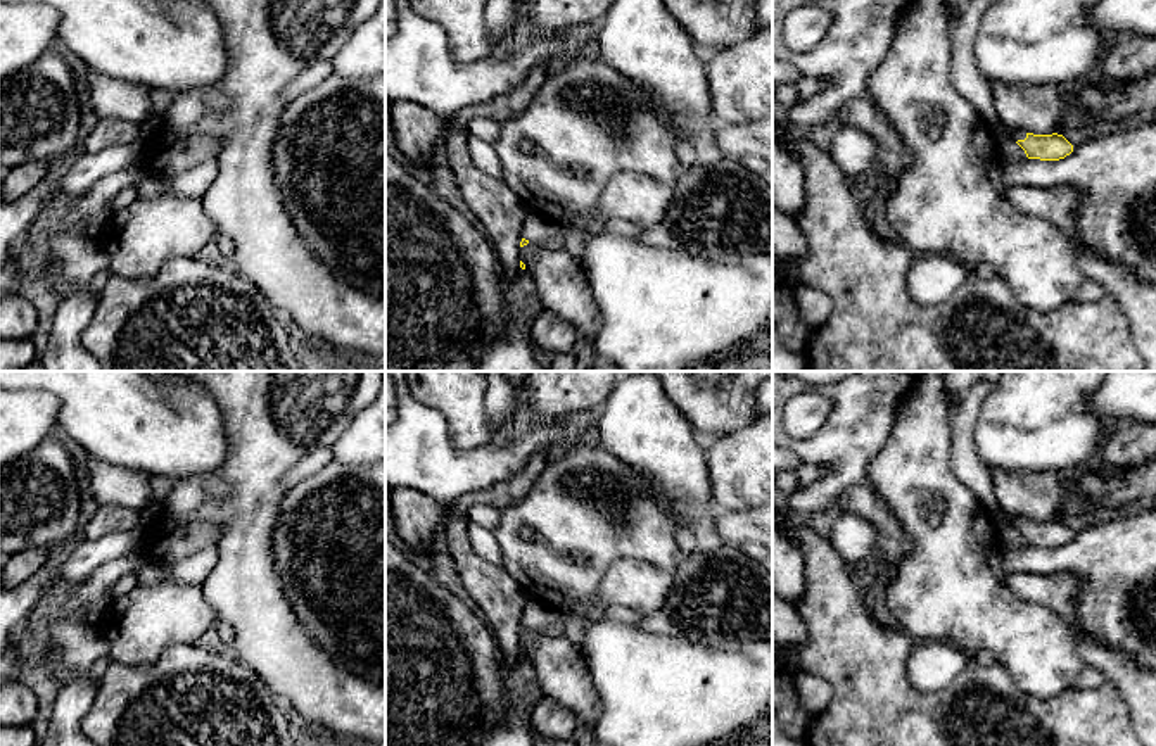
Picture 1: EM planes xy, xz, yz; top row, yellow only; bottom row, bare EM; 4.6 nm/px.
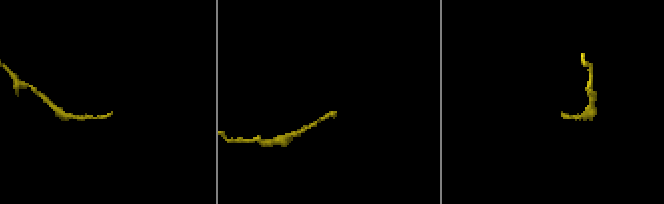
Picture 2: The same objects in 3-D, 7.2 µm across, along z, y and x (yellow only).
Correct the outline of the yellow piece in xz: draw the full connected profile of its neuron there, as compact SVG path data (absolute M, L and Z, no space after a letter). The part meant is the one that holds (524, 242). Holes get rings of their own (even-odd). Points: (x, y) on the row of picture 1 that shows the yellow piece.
M620 169L608 176L598 207L591 214L567 214L560 221L549 221L530 212L522 230L520 247L532 243L563 249L567 228L598 233L610 219L629 221L639 230L650 230L664 218L670 200L670 185L648 174Z

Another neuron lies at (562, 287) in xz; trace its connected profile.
M527 243L520 261L537 287L543 307L570 323L589 347L600 330L600 318L581 262L565 249Z

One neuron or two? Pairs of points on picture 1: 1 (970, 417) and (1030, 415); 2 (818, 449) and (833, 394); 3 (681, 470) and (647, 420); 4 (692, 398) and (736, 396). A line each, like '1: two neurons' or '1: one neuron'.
1: two neurons
2: one neuron
3: one neuron
4: one neuron

